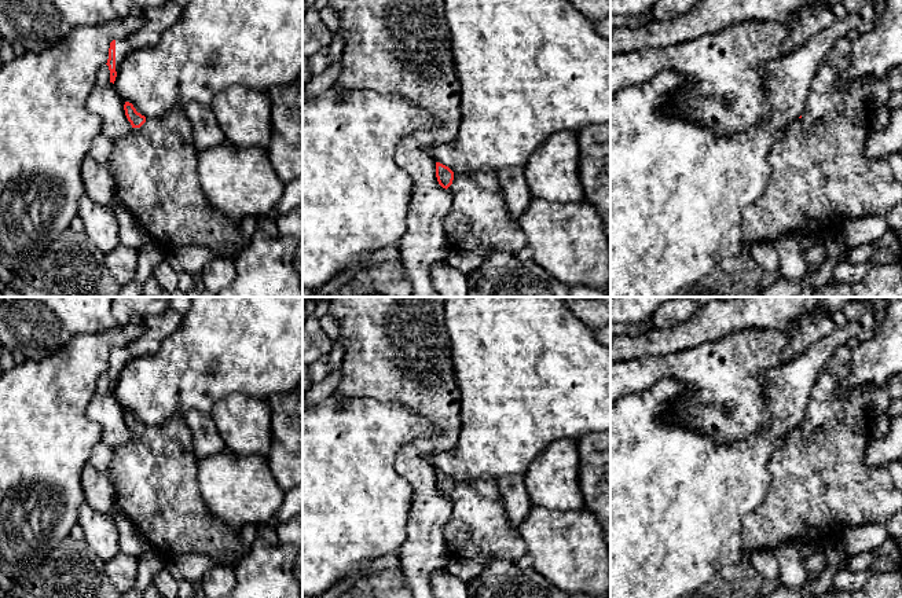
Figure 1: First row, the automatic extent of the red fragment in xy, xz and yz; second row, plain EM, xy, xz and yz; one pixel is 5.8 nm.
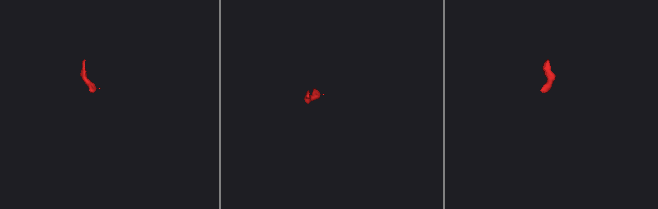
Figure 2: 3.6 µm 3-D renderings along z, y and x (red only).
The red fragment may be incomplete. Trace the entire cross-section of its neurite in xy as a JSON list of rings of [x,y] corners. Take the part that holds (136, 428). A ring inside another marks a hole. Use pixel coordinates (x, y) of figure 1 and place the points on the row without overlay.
[[[125,410],[124,418],[132,437],[114,448],[113,466],[107,476],[114,484],[116,509],[135,525],[160,557],[168,560],[195,553],[210,557],[217,565],[234,568],[235,560],[242,555],[239,531],[232,531],[220,522],[206,507],[198,484],[198,462],[192,452],[192,434],[186,419],[173,417],[160,426],[146,426],[129,410]]]

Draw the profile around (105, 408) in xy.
[[[103,373],[96,381],[96,393],[87,408],[87,417],[102,428],[100,441],[116,448],[131,440],[132,433],[124,418],[125,408],[110,389],[110,378]]]

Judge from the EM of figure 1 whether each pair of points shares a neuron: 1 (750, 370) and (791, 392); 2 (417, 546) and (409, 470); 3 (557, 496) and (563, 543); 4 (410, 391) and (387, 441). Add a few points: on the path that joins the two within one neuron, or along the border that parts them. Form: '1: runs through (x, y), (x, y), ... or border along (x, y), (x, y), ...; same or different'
1: border along (781, 363), (762, 374), (765, 399), (769, 408); different
2: runs through (422, 527), (422, 490); same
3: border along (532, 505), (561, 510), (580, 510), (583, 507); different
4: border along (371, 397), (396, 403), (413, 413), (425, 430); different

